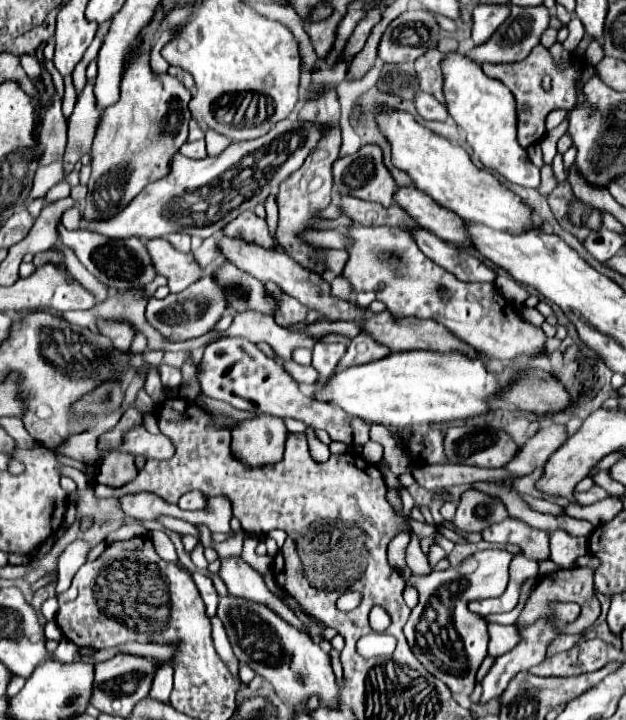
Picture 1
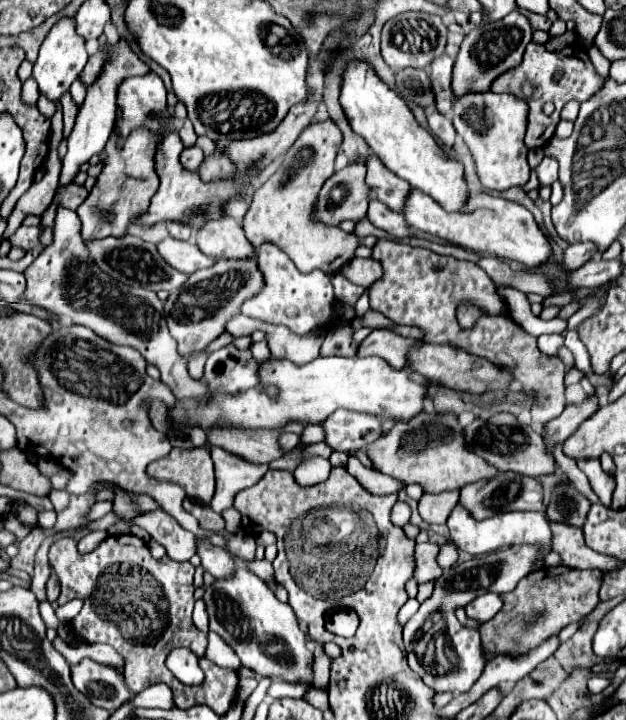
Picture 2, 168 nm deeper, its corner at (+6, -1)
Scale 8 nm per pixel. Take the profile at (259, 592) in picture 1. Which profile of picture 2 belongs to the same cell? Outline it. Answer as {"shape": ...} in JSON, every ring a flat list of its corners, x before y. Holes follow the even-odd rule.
{"shape":[[198,539,198,555,202,559,202,567,216,579,230,579,232,571,236,571,232,555,224,547,210,545,208,539]]}

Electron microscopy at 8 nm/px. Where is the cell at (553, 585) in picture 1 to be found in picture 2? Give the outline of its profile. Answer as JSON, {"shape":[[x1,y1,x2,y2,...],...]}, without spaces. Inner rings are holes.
{"shape":[[564,565,542,567,532,571,532,575,526,575,514,591,500,595,504,607,492,621,480,627,484,657,490,659,498,653,526,653,552,635,558,635,566,625,584,619,598,605,600,579,602,575,598,569,580,571]]}

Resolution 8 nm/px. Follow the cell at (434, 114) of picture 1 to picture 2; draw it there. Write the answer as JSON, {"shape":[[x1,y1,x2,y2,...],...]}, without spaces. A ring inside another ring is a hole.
{"shape":[[426,109,426,119,428,119,428,125,432,129,432,133,448,147,454,145,454,139,456,139,456,131,452,127,452,121,442,115,438,109]]}

